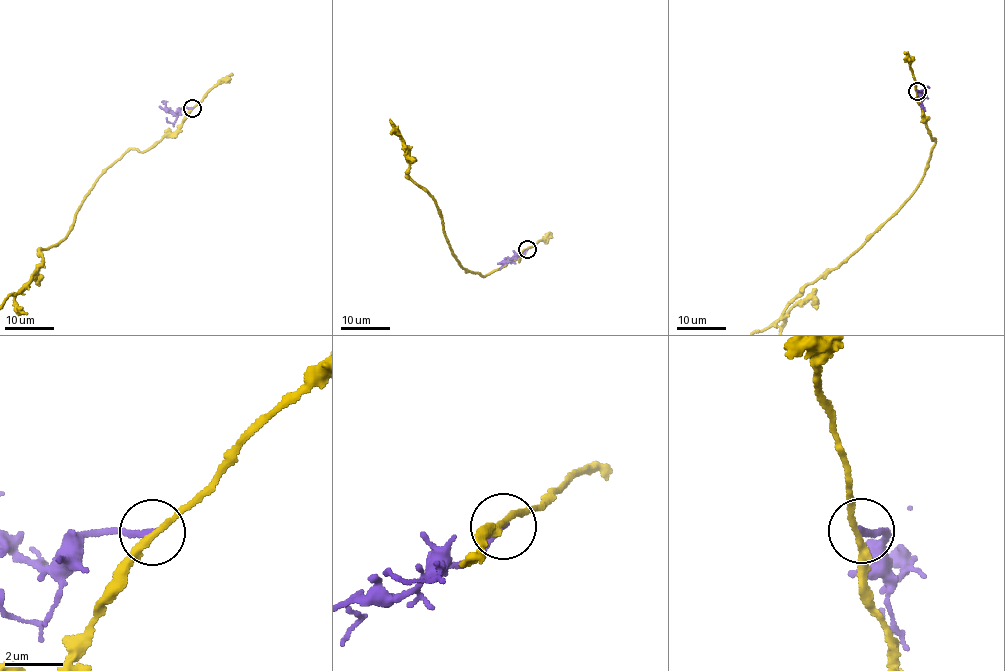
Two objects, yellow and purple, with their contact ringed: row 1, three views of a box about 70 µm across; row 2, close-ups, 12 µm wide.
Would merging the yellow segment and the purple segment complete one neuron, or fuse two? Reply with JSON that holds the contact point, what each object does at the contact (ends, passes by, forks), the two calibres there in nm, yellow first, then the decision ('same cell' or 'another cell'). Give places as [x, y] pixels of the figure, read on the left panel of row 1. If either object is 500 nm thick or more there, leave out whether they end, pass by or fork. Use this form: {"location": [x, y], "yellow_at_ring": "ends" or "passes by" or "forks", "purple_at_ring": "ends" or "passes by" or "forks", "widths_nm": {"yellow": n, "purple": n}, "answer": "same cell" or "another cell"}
{"location": [192, 108], "yellow_at_ring": "passes by", "purple_at_ring": "ends", "widths_nm": {"yellow": 220, "purple": 200}, "answer": "another cell"}

